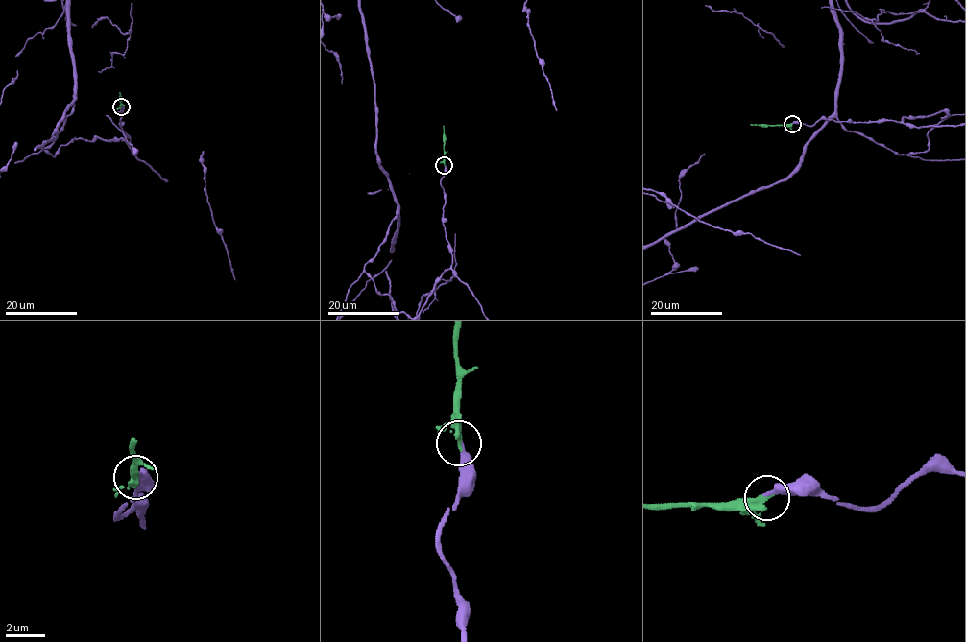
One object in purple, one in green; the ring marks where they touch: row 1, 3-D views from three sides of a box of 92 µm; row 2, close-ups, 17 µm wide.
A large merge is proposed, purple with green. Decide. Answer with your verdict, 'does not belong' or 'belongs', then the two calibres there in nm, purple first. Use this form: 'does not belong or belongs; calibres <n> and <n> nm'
belongs; calibres 300 and 200 nm

